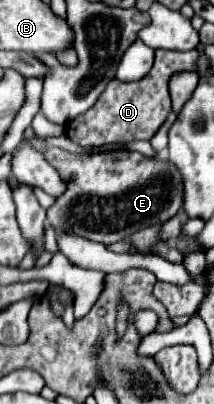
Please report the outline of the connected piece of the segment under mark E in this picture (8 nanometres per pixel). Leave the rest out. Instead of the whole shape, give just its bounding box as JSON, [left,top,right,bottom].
[44,148,182,246]

